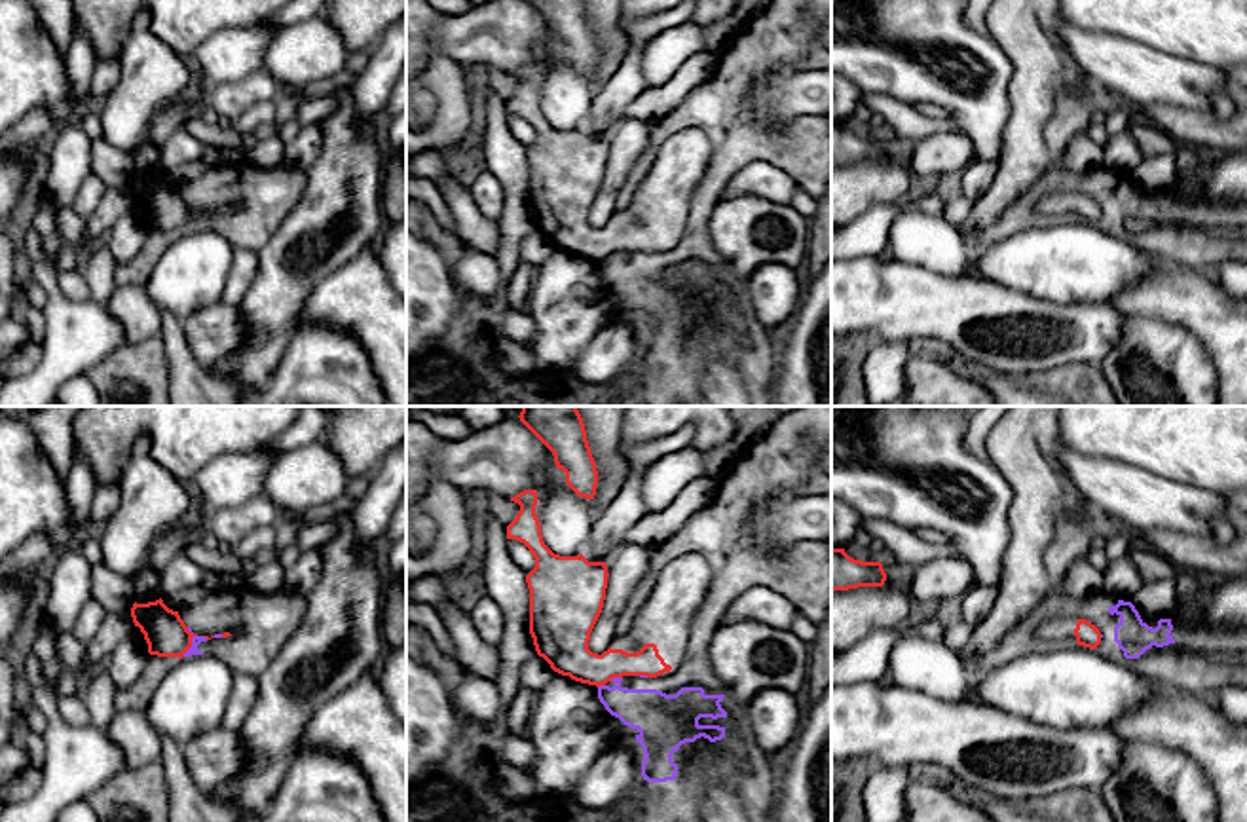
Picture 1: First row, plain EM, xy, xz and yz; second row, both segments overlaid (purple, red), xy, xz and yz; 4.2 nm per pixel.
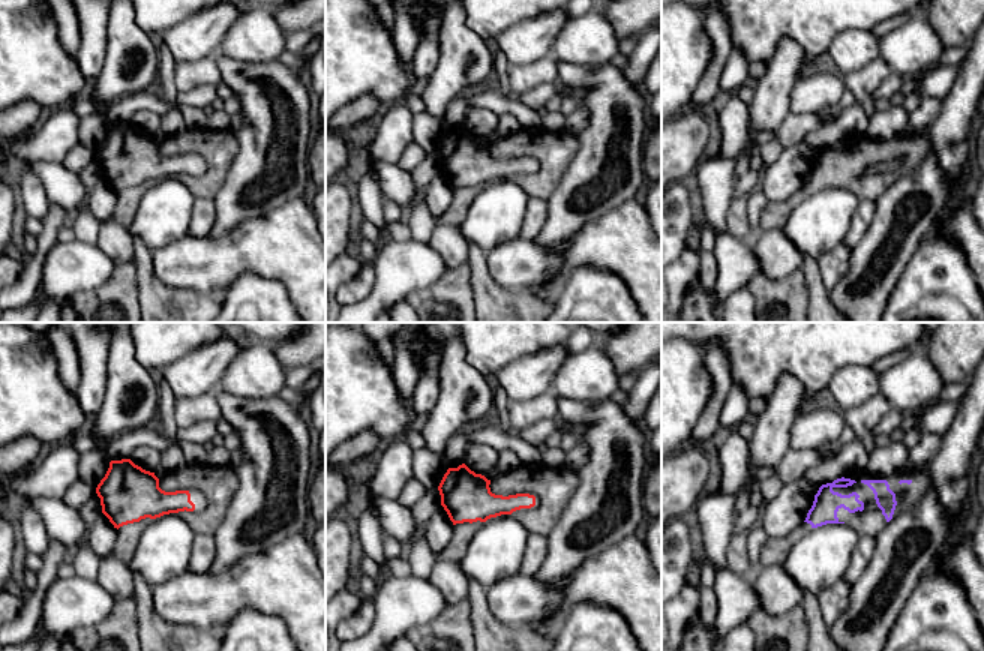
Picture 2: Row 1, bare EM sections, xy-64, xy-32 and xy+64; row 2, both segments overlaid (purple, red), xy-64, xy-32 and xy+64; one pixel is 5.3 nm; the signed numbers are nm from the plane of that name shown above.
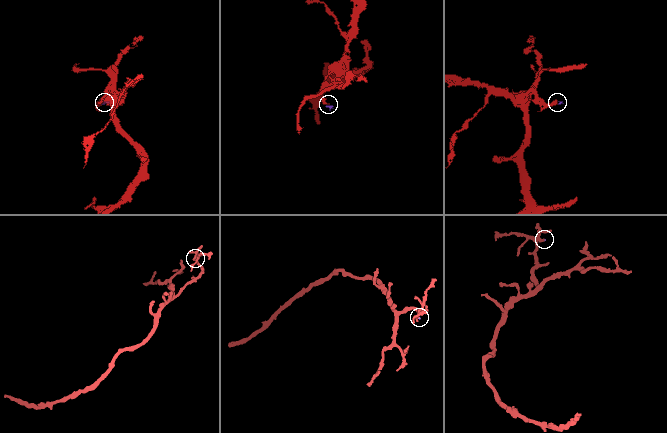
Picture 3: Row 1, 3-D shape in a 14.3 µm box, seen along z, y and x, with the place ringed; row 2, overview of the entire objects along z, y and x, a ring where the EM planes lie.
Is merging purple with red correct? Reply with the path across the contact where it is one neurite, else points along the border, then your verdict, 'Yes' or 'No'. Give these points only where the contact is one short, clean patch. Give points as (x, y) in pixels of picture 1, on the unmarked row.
Boundary: xy (188, 202), (192, 209), (190, 223), (183, 230). No

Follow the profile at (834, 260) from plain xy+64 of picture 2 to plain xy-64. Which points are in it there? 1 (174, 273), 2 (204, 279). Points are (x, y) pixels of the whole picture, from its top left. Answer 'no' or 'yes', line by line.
1: yes
2: yes

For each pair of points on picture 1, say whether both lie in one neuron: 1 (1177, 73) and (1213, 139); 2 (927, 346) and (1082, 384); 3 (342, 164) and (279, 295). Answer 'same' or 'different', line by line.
1: different
2: same
3: same

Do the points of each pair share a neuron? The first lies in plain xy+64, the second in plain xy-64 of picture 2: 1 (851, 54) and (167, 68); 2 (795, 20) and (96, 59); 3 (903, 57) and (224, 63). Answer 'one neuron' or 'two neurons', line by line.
1: two neurons
2: two neurons
3: two neurons

